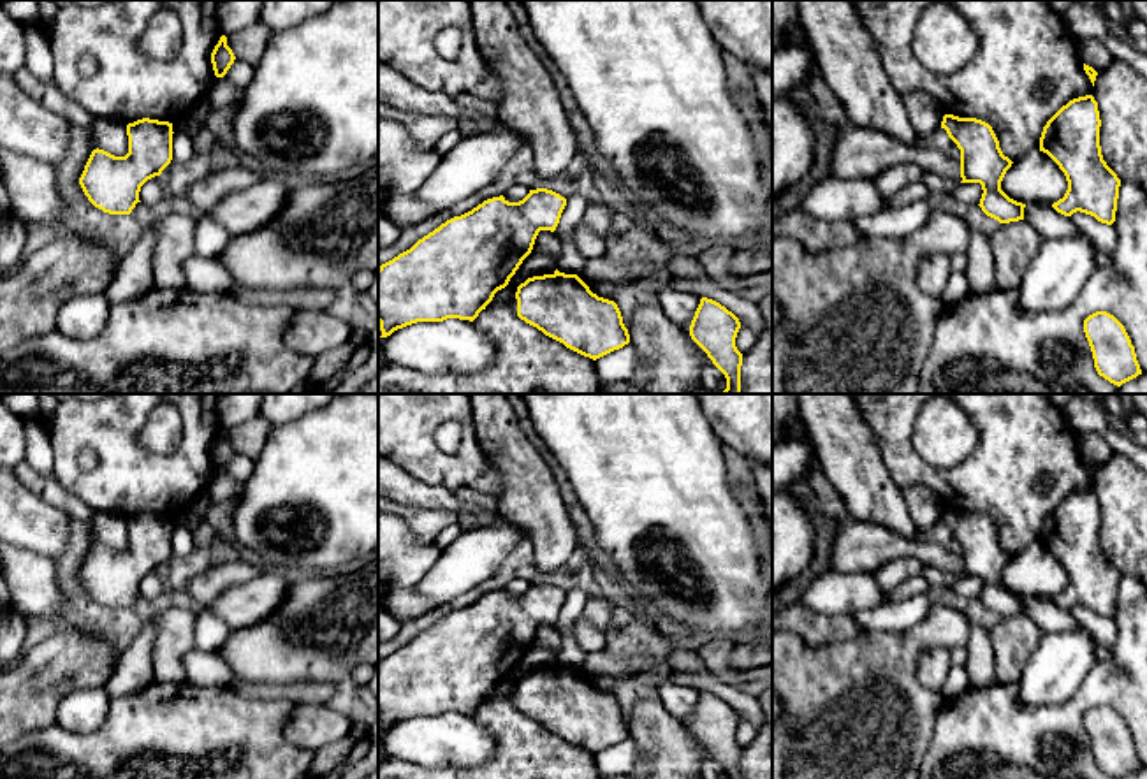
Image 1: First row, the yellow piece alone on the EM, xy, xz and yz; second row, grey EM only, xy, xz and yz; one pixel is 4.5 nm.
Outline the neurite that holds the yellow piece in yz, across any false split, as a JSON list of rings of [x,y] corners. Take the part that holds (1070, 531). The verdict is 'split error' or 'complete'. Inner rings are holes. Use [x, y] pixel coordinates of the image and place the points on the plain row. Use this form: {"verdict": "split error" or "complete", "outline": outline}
{"verdict": "complete", "outline": [[[1094,491],[1073,492],[1043,521],[1040,545],[1059,559],[1068,575],[1064,591],[1052,601],[1064,610],[1080,605],[1112,619],[1121,573],[1103,554],[1100,521]]]}

